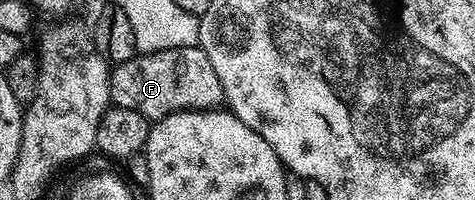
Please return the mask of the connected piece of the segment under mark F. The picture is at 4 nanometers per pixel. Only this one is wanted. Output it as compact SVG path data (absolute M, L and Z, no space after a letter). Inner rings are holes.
M199 45L138 53L116 63L109 73L111 102L140 112L150 122L159 121L175 111L214 109L224 101L217 72Z

